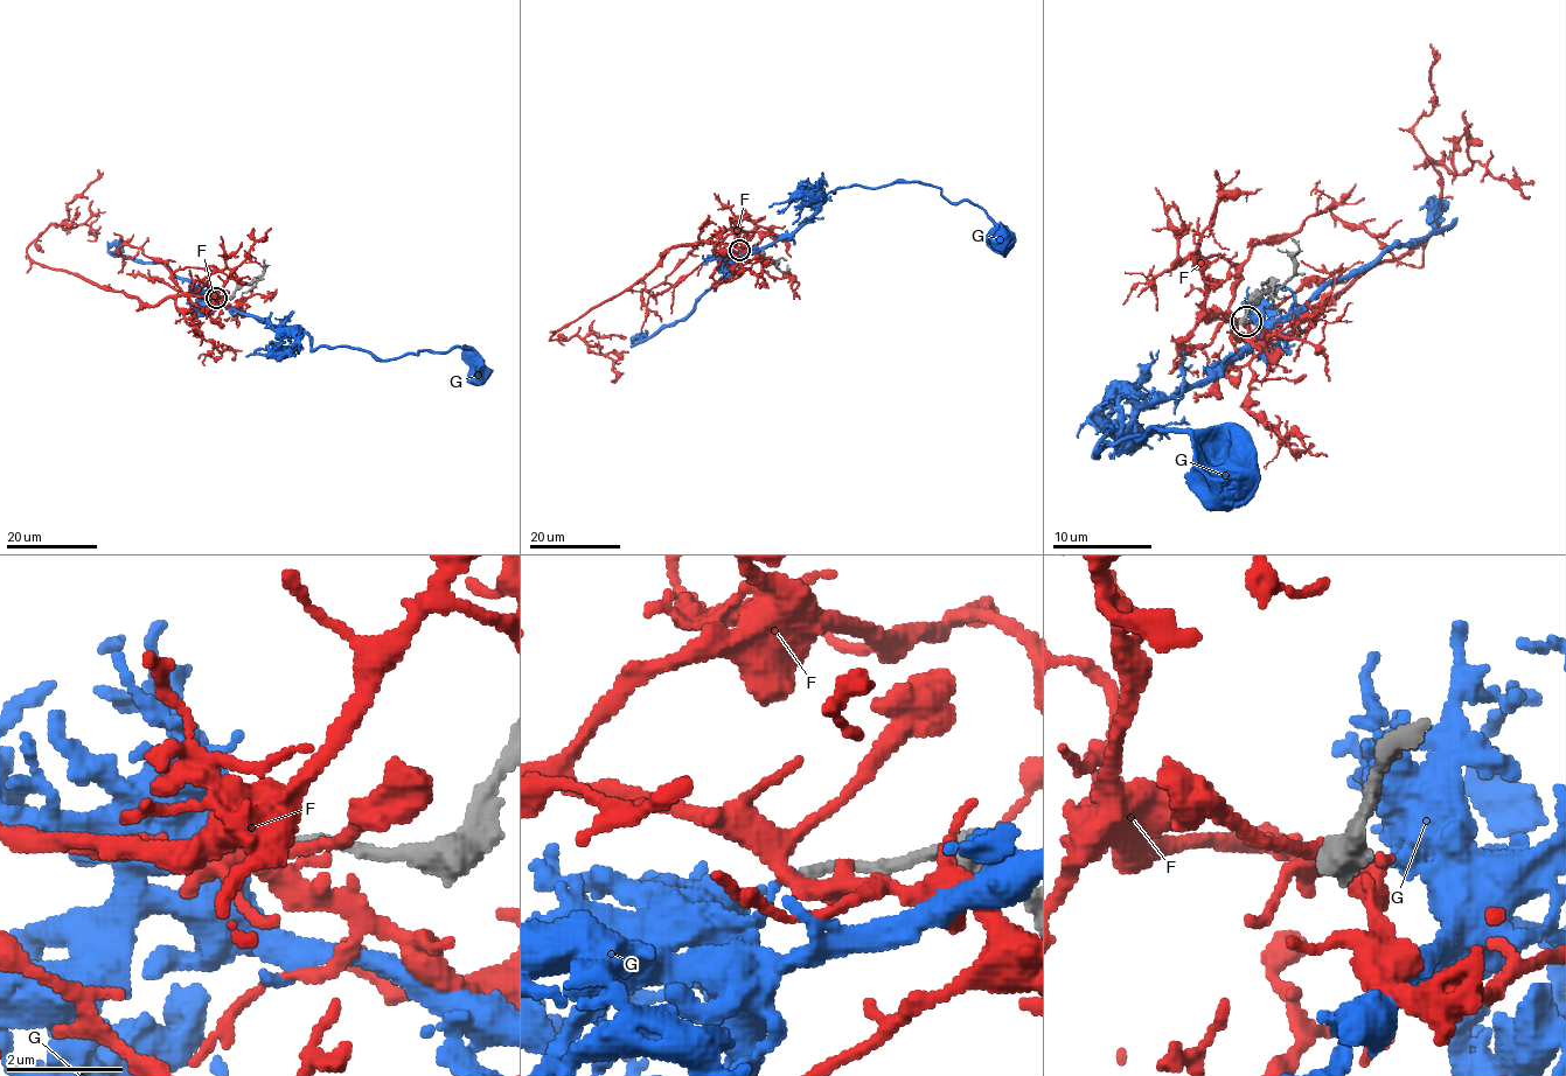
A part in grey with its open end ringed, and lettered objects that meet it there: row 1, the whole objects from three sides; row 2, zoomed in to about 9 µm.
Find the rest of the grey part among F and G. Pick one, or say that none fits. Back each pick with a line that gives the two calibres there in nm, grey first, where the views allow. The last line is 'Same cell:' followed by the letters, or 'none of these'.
F: calibres 190 and 320 nm
Same cell: F

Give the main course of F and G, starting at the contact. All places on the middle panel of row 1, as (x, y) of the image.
F: (739, 251), (718, 243), (672, 247), (647, 274), (551, 340), (584, 339), (590, 327), (598, 336), (620, 335)
G: (740, 251), (739, 256), (788, 238), (836, 189), (896, 182), (937, 187), (952, 202), (971, 200), (1001, 238)

